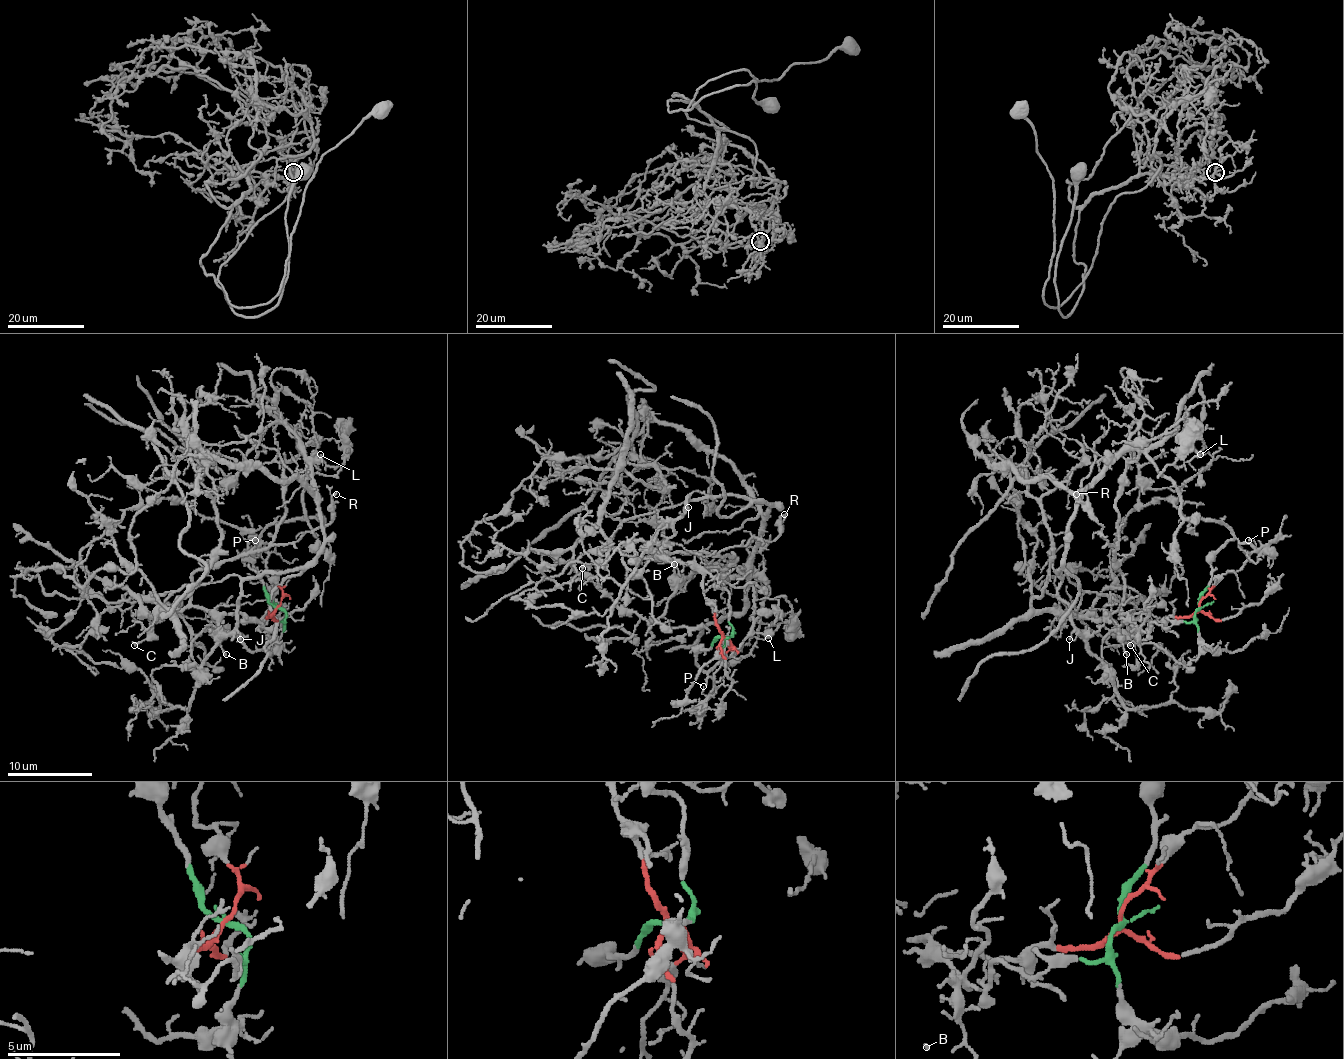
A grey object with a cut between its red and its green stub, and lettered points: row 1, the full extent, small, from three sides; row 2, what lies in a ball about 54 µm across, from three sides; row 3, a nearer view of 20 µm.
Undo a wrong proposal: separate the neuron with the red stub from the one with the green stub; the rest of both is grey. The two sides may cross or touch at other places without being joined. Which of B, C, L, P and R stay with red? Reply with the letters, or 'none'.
B, C, R

